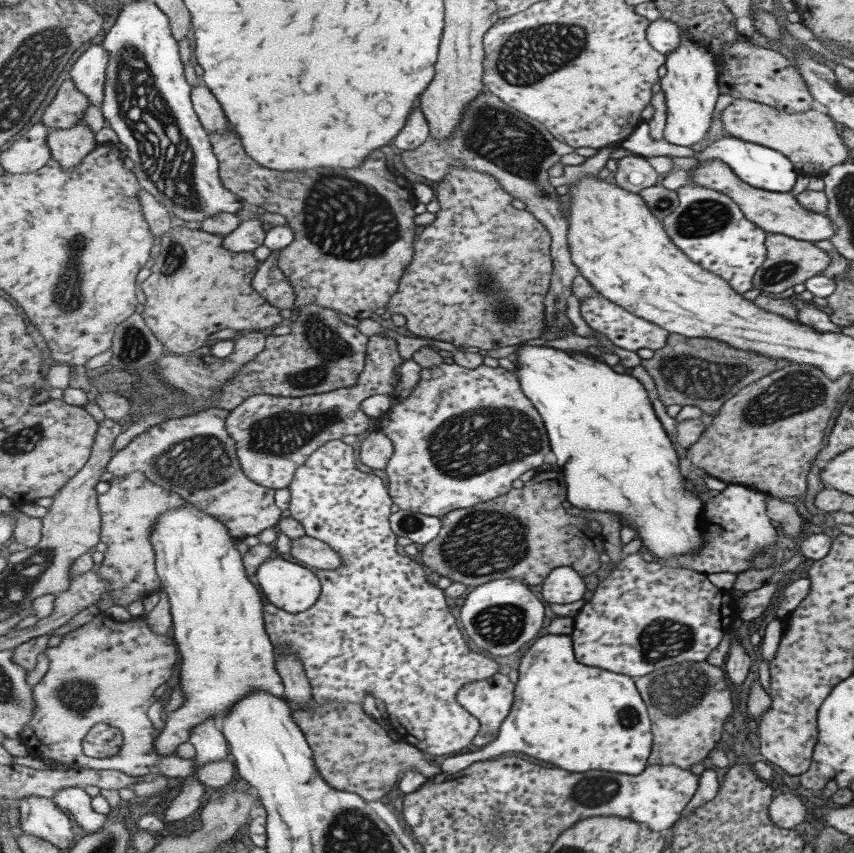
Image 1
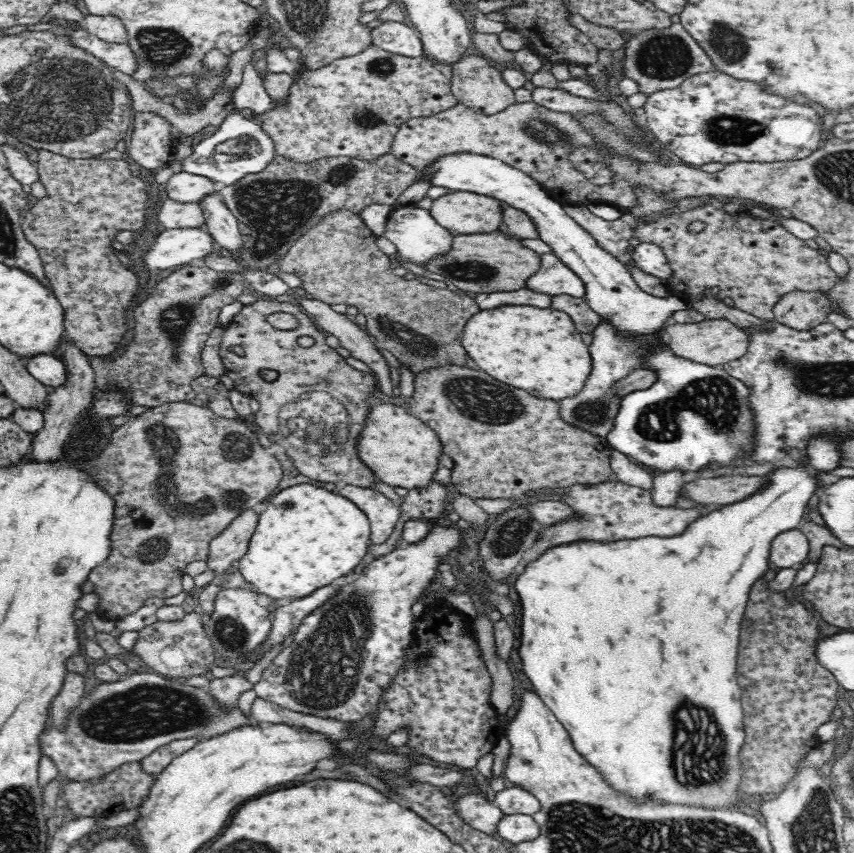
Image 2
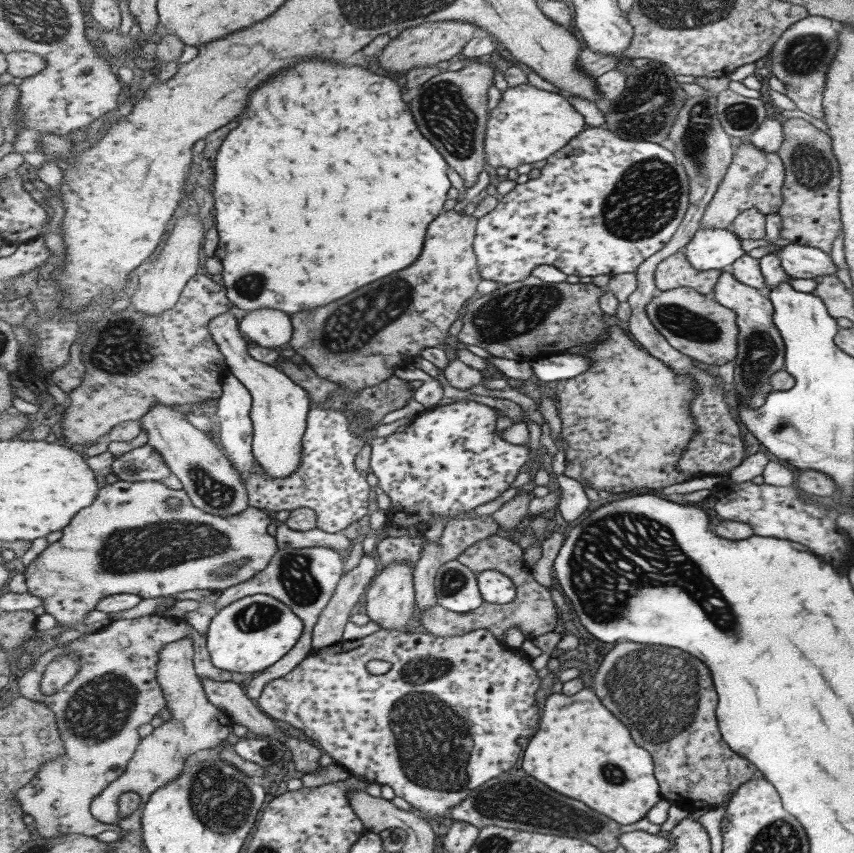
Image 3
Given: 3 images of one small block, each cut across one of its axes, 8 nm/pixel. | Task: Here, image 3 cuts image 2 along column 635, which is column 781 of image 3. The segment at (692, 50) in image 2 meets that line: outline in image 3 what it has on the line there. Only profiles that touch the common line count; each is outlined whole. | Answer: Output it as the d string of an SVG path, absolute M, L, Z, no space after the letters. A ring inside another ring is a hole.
M807 16L791 24L771 50L771 74L785 84L785 94L795 102L797 110L809 114L815 120L825 118L823 114L823 88L825 74L833 60L837 44L837 24L823 16Z

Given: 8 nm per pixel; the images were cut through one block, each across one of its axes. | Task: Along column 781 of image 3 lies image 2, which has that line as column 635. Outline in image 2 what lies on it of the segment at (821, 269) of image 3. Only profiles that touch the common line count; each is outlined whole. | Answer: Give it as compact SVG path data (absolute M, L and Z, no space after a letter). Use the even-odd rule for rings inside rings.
M648 242L638 244L632 250L632 266L642 270L644 274L664 278L664 280L668 280L672 276L672 268L668 264L668 258L662 252L662 248L656 244L648 244Z

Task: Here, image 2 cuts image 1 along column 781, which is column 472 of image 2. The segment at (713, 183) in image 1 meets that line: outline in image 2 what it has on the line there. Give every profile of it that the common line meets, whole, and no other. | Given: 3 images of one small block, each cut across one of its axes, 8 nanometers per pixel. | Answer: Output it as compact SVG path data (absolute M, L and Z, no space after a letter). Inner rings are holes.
M452 192L436 198L430 216L458 236L478 236L496 232L502 220L504 202L474 192Z

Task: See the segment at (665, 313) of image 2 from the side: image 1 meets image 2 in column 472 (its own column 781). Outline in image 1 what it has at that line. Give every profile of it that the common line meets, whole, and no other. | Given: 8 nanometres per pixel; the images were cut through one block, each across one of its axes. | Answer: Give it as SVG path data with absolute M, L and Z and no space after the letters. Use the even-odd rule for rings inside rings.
M725 136L713 144L707 144L705 150L701 152L695 152L693 156L695 160L721 160L723 164L727 164L735 176L739 176L745 184L753 186L753 188L759 188L759 190L767 190L767 192L791 192L793 184L795 184L795 178L799 176L795 170L793 170L793 164L789 162L789 158L785 158L781 152L775 152L771 148L763 148L763 146L757 146L757 144L751 144L751 142L745 142L745 140L739 140L735 136Z

